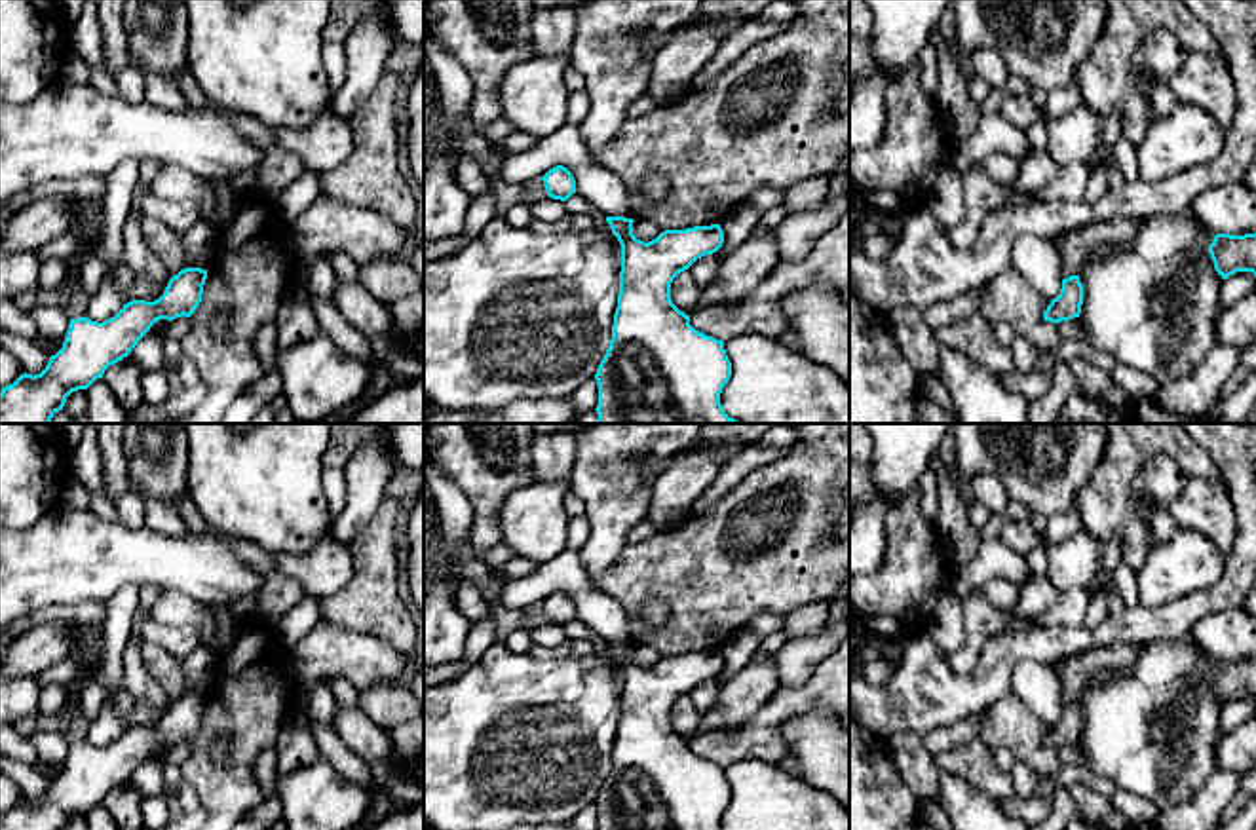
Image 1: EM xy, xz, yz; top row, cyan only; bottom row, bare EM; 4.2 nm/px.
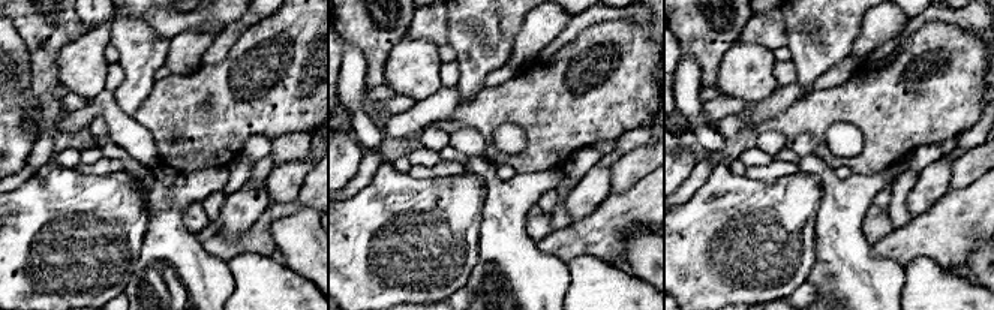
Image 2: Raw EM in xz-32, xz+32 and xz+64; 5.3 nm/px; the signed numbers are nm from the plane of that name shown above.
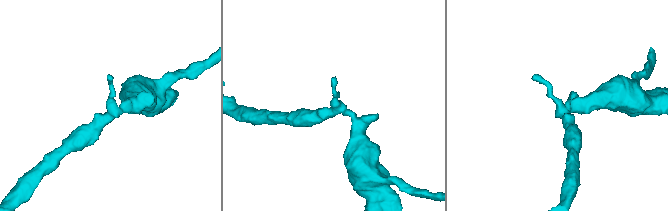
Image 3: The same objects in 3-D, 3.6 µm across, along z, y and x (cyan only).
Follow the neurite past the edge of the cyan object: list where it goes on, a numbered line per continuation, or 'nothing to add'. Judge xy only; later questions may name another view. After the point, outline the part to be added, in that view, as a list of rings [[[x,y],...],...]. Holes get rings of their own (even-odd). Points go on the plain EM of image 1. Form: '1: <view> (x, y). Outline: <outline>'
nothing to add

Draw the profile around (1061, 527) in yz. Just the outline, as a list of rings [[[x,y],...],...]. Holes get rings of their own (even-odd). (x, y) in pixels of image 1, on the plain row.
[[[1070,507],[1068,511],[1047,519],[1047,530],[1041,536],[1041,541],[1045,545],[1056,545],[1077,534],[1079,530],[1083,530],[1081,519],[1077,511]]]

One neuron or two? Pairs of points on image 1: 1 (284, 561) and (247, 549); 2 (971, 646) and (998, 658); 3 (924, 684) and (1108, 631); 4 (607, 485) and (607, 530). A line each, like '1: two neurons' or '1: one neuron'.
1: two neurons
2: two neurons
3: one neuron
4: one neuron

